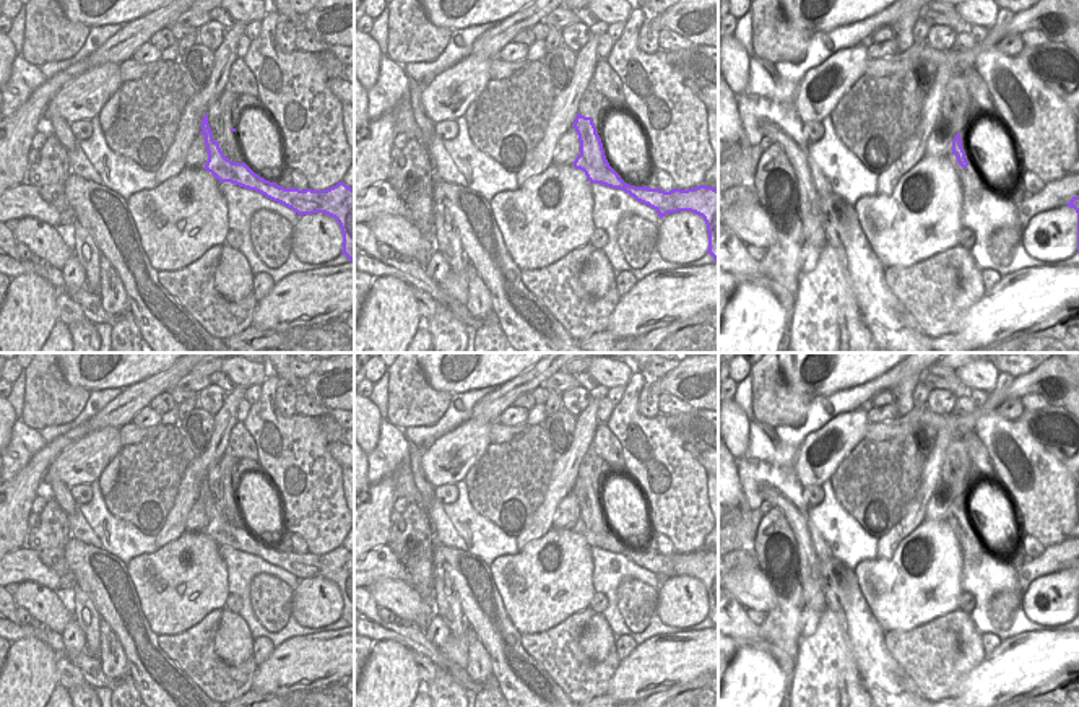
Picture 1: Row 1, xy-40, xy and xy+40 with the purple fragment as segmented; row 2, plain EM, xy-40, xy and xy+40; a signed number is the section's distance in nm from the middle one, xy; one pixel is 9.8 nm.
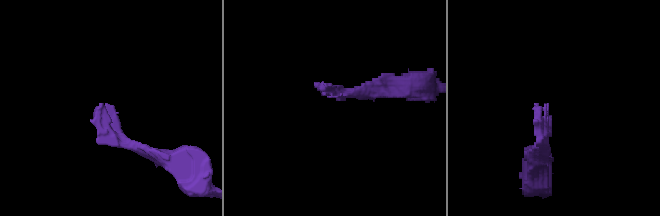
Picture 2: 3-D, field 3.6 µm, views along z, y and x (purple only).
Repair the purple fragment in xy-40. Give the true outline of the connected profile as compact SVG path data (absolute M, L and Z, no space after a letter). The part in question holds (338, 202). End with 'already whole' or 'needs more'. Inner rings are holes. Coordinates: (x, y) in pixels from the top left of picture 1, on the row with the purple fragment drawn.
M208 114L202 120L202 133L208 151L208 161L203 169L211 172L219 182L231 182L239 187L255 190L266 198L278 202L299 216L325 213L335 218L343 232L343 250L349 262L354 262L354 189L344 182L327 190L299 190L284 189L276 182L265 180L255 174L245 163L232 163L224 156L219 141L213 140L213 132L208 124Z; already whole

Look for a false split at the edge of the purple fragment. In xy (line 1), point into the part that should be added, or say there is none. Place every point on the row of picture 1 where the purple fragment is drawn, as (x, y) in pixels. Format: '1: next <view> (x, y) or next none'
1: next none

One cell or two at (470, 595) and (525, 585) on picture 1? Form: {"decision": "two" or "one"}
{"decision": "two"}

